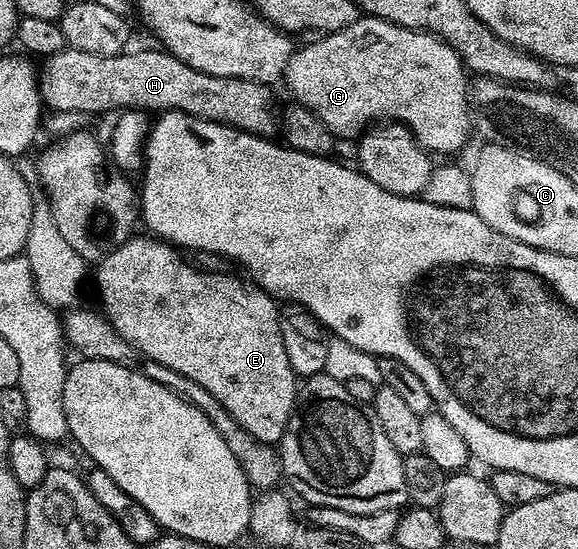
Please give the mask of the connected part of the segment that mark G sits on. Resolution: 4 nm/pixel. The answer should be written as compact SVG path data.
M359 16L355 22L348 24L348 28L331 30L315 38L318 38L315 42L299 45L290 55L284 86L290 89L293 101L318 116L335 139L357 139L375 124L401 124L412 131L422 147L437 155L460 149L466 137L472 134L468 71L447 42L431 34L400 28L388 20L369 16Z

